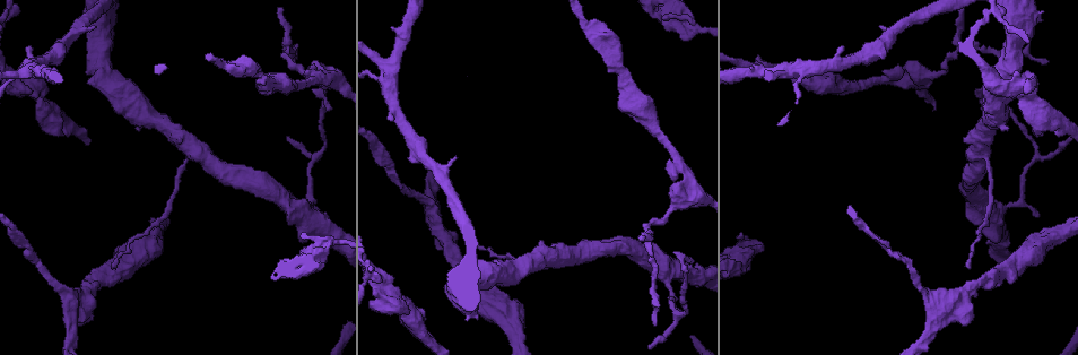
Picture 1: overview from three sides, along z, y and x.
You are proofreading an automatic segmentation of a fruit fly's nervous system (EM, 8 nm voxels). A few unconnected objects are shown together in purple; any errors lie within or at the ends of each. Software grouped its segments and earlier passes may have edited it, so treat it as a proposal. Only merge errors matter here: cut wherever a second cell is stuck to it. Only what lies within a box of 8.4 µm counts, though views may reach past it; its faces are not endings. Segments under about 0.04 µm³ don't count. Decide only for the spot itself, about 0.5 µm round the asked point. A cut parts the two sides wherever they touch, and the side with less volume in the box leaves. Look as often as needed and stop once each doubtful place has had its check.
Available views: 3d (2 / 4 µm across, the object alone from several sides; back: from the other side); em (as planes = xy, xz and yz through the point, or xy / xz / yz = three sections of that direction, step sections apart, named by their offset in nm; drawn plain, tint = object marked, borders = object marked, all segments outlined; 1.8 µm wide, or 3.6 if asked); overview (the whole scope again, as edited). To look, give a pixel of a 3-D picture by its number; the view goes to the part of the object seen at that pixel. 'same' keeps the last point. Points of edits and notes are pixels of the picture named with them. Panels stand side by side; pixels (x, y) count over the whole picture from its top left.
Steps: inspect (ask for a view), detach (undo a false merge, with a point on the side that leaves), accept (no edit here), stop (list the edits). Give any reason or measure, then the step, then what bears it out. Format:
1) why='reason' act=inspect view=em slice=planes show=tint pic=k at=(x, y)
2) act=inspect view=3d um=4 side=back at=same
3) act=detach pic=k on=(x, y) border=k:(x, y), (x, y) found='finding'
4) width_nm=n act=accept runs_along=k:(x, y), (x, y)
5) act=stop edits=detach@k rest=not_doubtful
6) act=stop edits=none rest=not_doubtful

why='a fork' act=inspect view=em slice=planes show=tint pic=1 at=(436, 224)

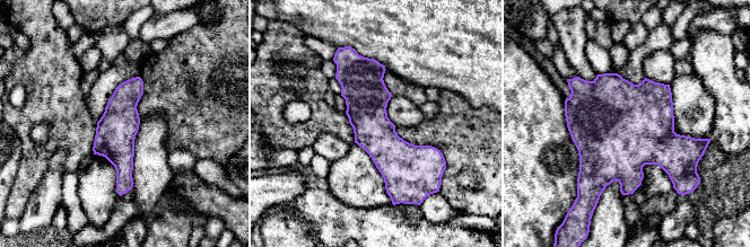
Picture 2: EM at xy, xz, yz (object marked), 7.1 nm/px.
width_nm=280 act=accept runs_along=2:(356, 59), (389, 190) found='continuous, no second cell'

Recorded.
why='a fork' act=inspect view=em slice=planes show=tint pic=1 at=(393, 301)

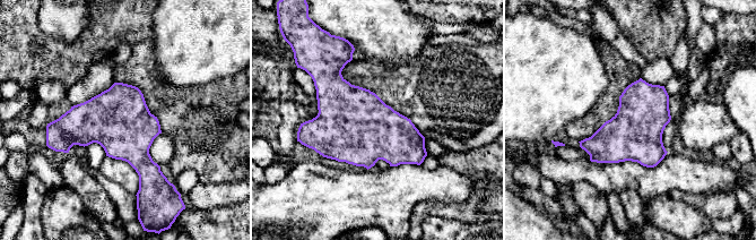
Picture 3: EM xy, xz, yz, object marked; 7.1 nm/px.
act=accept found='one cell here'

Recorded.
why='thick turns thin' act=inspect view=em slice=yz step=8 show=tint pic=1 at=(326, 246)

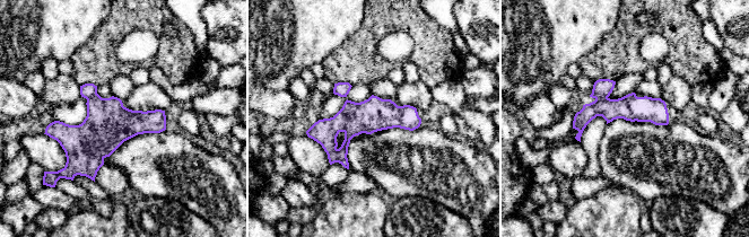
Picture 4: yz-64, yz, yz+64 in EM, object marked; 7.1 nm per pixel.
act=inspect view=em slice=planes show=borders at=same

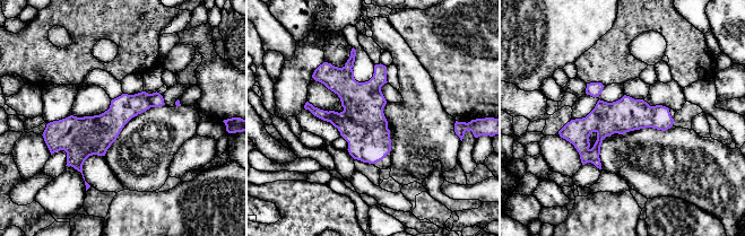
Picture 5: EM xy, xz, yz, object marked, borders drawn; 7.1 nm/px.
act=detach pic=5 on=(122, 108) found='a second cell is stuck on'

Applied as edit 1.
act=stop edits=detach@5 rest=not_doubtful

